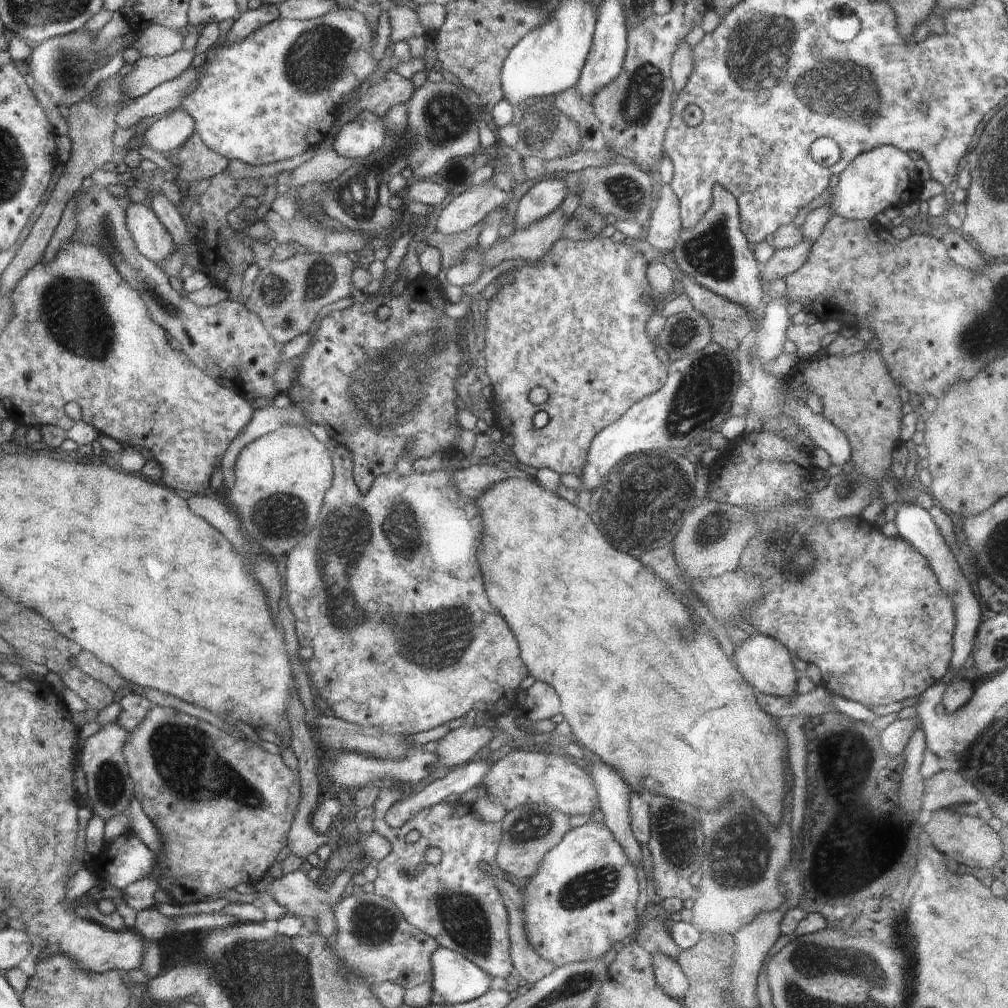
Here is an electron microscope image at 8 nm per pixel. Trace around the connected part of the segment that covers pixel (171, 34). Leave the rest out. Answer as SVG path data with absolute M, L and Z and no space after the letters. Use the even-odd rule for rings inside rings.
M148 25L133 31L136 35L133 46L142 57L163 57L182 49L184 37L178 31L173 31L158 25Z

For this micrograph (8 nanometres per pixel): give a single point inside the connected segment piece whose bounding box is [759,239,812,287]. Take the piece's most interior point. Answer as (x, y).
(783, 262)

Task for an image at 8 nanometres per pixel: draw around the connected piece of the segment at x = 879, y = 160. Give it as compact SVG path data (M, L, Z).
M884 145L856 156L839 174L838 184L831 192L830 206L834 215L847 219L874 221L876 214L884 213L887 207L903 207L911 200L918 200L921 195L923 180L916 170L915 161L906 151L892 145Z

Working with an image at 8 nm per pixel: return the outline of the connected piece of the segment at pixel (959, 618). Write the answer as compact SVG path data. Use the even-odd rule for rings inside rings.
M898 501L897 515L893 521L900 538L912 544L912 546L924 556L930 563L931 570L937 574L939 583L945 588L947 595L950 595L952 610L955 612L955 629L953 636L953 655L951 656L950 667L955 669L958 674L964 673L964 662L968 660L970 652L974 650L974 640L976 630L982 622L983 606L970 587L967 579L964 577L963 569L960 568L954 556L940 534L938 527L934 523L932 516L926 509L914 503L904 503Z

